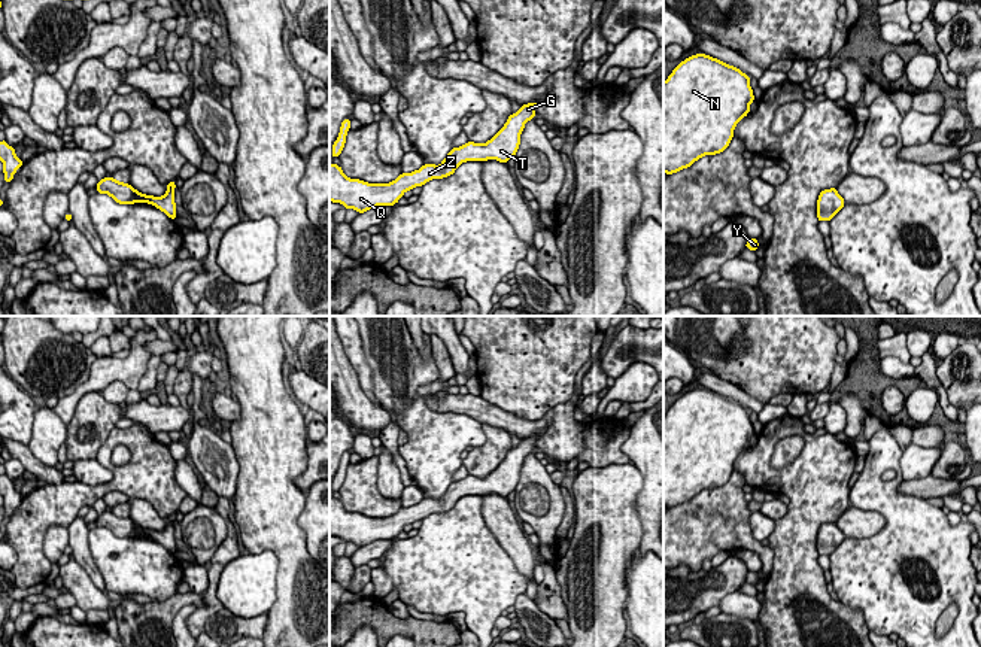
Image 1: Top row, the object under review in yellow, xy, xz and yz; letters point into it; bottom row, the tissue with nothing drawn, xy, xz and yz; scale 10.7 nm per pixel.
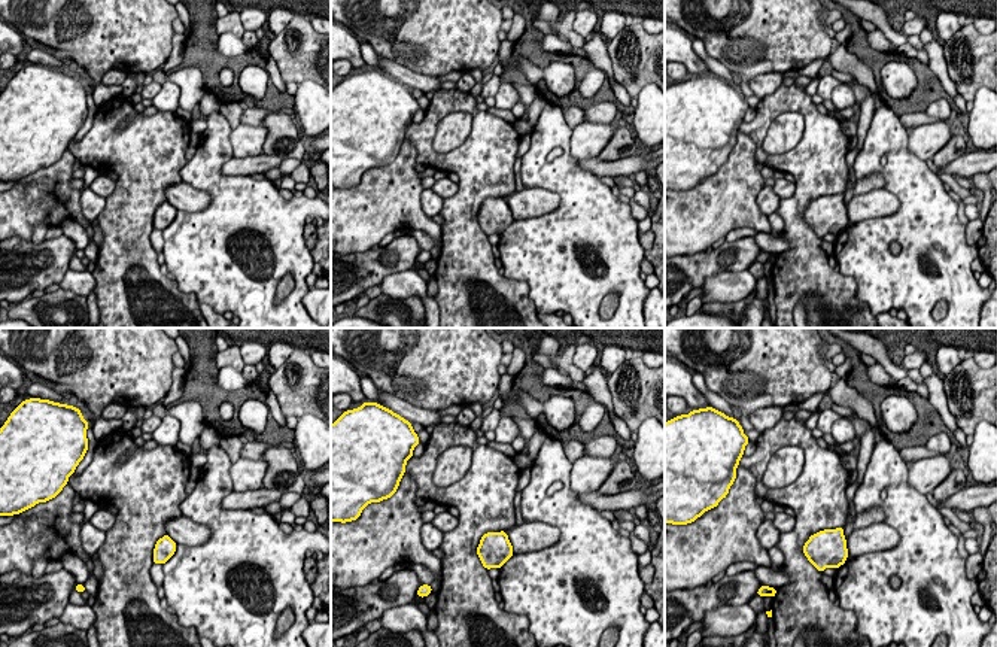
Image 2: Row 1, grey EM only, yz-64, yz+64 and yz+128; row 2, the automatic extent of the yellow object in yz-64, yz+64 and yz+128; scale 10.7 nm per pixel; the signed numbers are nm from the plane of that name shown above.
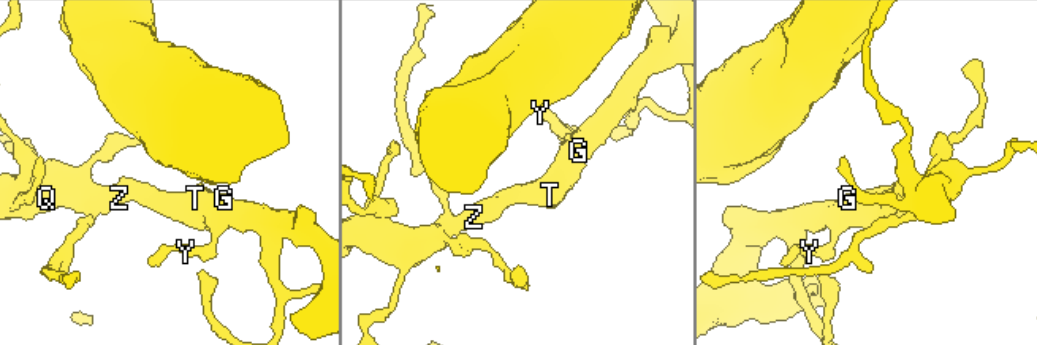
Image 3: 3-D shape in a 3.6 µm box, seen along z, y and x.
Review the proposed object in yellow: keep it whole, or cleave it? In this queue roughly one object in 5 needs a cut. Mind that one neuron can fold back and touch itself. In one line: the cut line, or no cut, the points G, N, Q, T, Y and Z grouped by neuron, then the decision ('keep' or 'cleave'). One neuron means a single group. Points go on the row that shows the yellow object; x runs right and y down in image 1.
no cut; G N Q T Y Z; keep

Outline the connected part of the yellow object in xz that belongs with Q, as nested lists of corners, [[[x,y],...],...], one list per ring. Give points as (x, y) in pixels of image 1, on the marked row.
[[[538,101],[522,104],[486,143],[467,142],[459,148],[452,148],[440,165],[423,164],[419,170],[401,173],[389,183],[368,183],[359,179],[350,179],[343,173],[340,165],[332,162],[329,164],[329,201],[364,213],[377,206],[397,204],[406,191],[422,186],[432,179],[447,177],[462,162],[496,160],[507,164],[510,158],[516,157],[525,124],[537,115],[537,104]]]

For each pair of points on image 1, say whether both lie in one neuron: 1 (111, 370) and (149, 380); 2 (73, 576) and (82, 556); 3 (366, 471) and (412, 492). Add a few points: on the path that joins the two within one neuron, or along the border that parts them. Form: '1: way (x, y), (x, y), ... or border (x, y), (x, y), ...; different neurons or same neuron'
1: border (152, 355), (136, 388); different neurons
2: border (73, 558), (102, 591); different neurons
3: border (400, 498), (403, 506); different neurons

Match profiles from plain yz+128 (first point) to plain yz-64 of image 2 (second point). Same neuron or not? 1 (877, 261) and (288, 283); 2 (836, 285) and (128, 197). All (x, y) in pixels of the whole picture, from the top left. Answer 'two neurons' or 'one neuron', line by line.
1: two neurons
2: one neuron

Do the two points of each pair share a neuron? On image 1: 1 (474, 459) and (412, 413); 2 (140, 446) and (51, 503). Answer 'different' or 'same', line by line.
1: different
2: same

